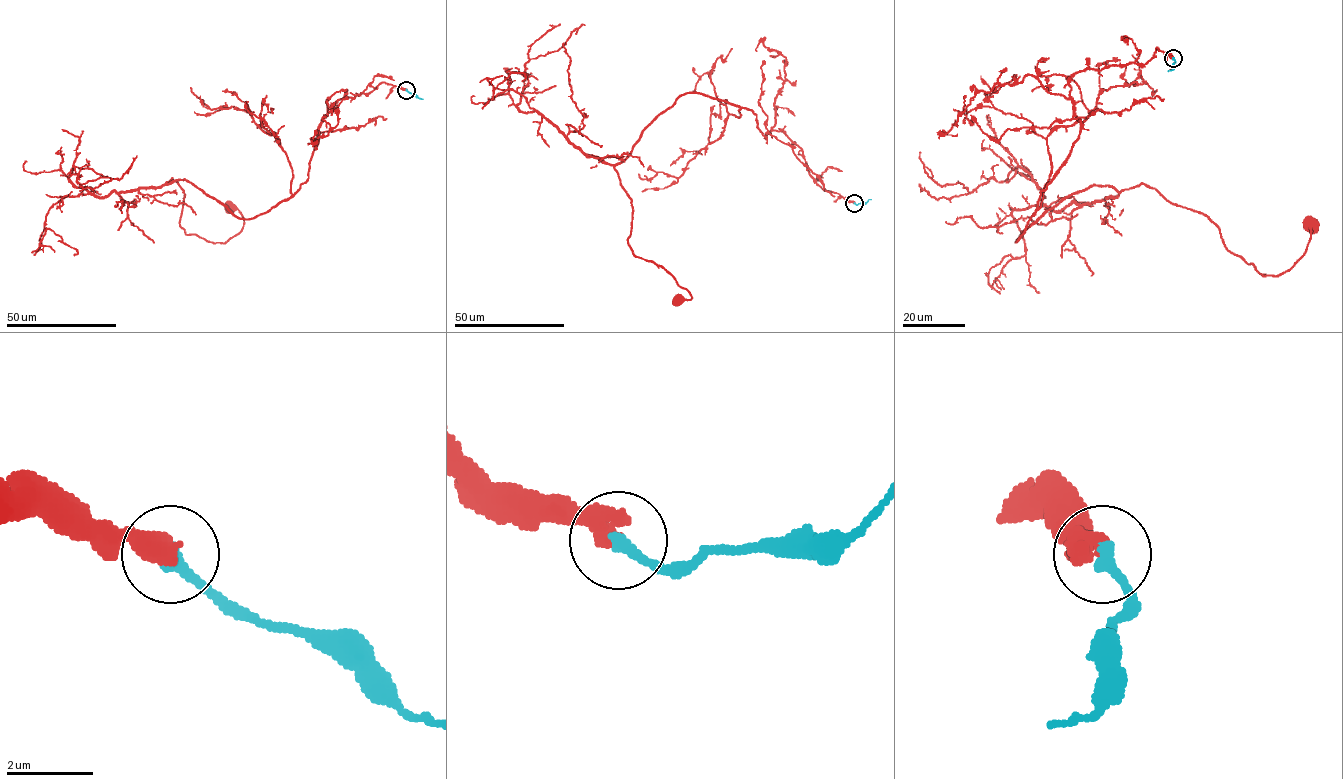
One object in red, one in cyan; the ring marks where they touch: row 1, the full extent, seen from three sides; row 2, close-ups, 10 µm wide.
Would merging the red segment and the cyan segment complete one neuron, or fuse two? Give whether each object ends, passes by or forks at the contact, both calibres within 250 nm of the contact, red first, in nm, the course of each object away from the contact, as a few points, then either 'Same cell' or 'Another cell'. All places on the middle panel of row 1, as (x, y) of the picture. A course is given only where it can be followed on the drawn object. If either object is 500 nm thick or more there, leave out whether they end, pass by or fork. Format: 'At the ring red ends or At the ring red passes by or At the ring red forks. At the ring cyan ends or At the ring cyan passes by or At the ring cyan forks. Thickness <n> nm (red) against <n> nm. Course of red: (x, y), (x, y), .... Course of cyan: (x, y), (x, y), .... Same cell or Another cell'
At the ring red ends. At the ring cyan ends. Thickness 460 nm (red) against 320 nm. Course of red: (854, 203), (750, 110), (682, 94), (614, 168), (630, 249), (692, 296), (677, 300). Course of cyan: (854, 203), (865, 203), (871, 199). Same cell

